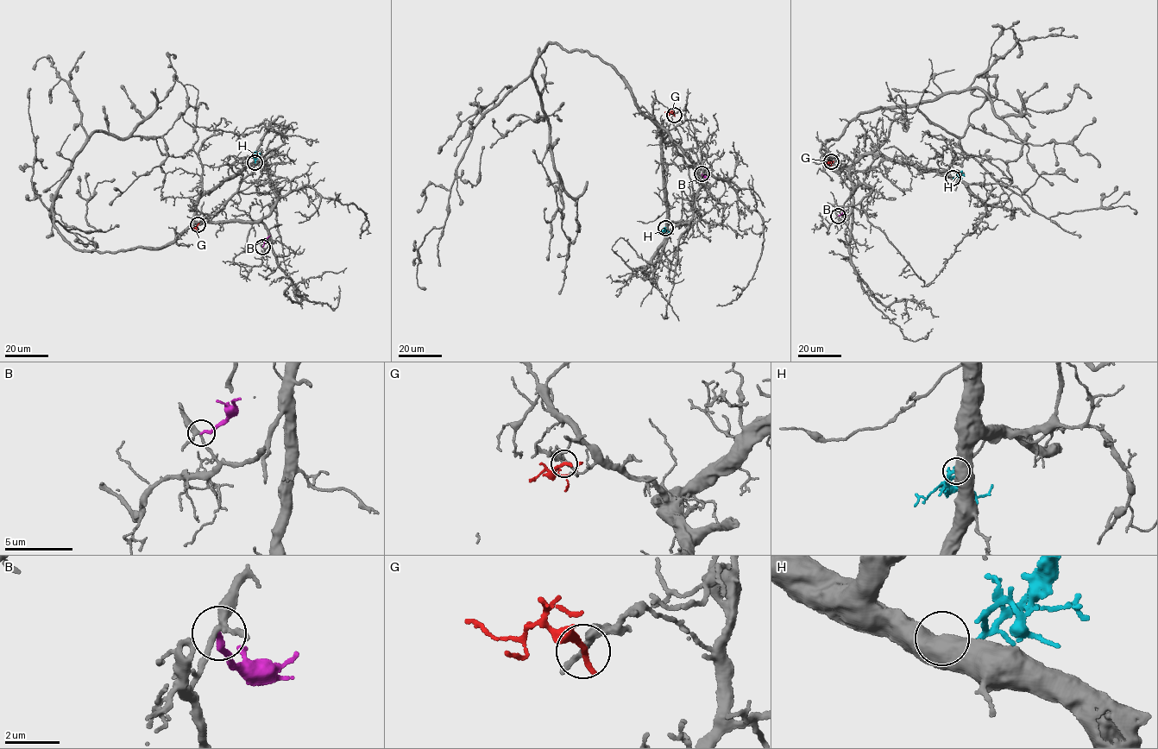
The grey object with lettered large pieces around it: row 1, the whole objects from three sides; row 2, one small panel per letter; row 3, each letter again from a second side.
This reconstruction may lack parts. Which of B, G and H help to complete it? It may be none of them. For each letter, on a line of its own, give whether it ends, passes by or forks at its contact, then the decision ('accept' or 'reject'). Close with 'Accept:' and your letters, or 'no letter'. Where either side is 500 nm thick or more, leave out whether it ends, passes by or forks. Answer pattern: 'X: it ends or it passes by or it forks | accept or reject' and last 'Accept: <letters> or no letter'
B: it ends | reject
G: it ends | reject
H: reject
Accept: no letter

